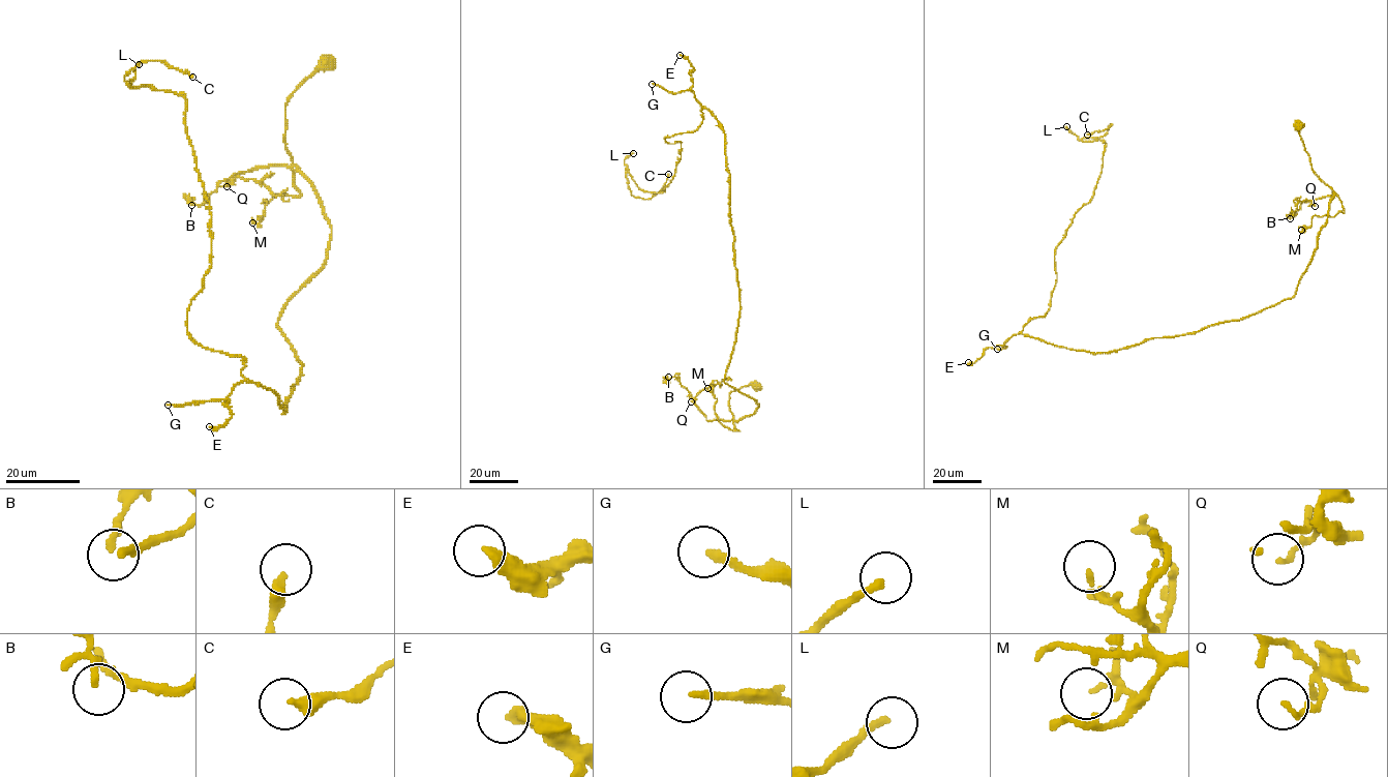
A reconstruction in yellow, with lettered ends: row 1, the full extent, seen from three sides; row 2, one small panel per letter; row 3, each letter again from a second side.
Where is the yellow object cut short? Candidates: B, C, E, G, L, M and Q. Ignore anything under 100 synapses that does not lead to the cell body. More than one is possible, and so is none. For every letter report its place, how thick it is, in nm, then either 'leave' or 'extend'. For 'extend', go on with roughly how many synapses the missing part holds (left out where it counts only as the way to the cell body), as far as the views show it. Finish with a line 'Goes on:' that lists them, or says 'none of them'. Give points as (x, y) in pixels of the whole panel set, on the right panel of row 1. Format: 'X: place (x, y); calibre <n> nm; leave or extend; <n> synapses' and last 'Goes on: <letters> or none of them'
B: place (1290, 218); calibre 130 nm; leave
C: place (1087, 135); calibre 360 nm; leave
E: place (968, 362); calibre 360 nm; leave
G: place (997, 349); calibre 200 nm; extend; 140 synapses
L: place (1066, 126); calibre 200 nm; leave
M: place (1301, 230); calibre 90 nm; leave
Q: place (1315, 206); calibre 130 nm; leave
Goes on: G

